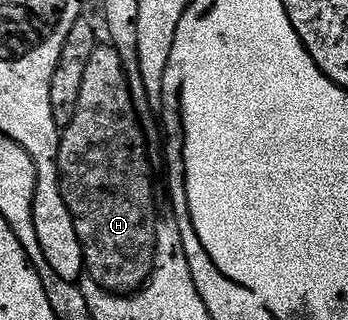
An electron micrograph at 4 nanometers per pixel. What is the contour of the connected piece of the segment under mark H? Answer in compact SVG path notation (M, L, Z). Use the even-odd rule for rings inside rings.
M98 45L83 72L83 89L79 89L75 117L71 117L71 125L61 132L57 168L61 196L67 201L71 221L75 221L75 233L79 233L88 278L113 295L132 295L140 291L155 270L159 210L153 196L153 167L149 164L148 149L146 132L133 107L123 61L112 45Z

